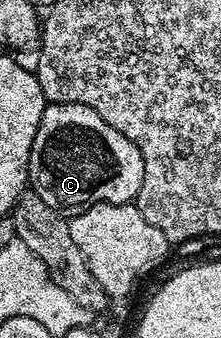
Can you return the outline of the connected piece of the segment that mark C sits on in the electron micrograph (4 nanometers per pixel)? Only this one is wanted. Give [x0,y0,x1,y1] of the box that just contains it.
[28,102,143,212]

